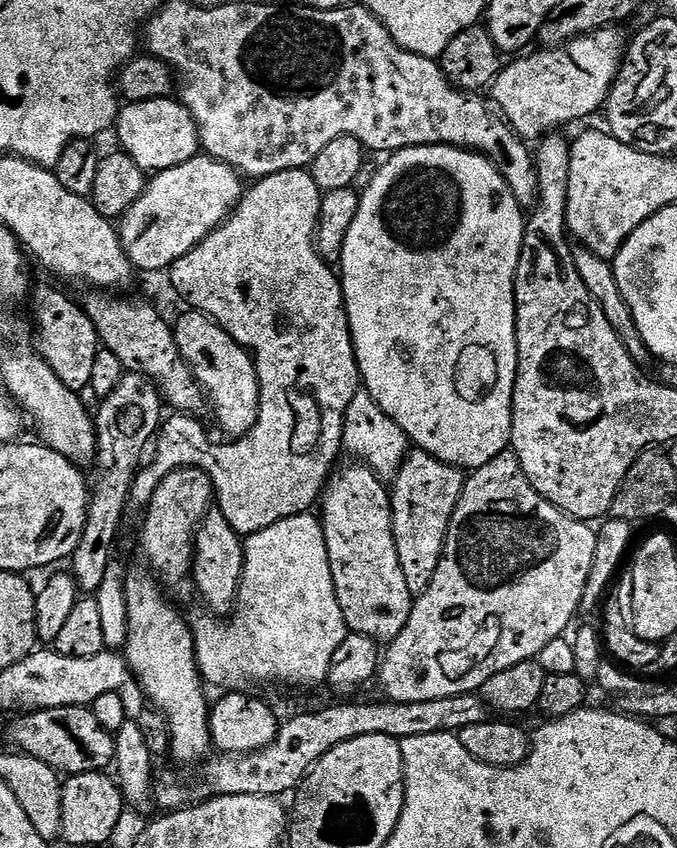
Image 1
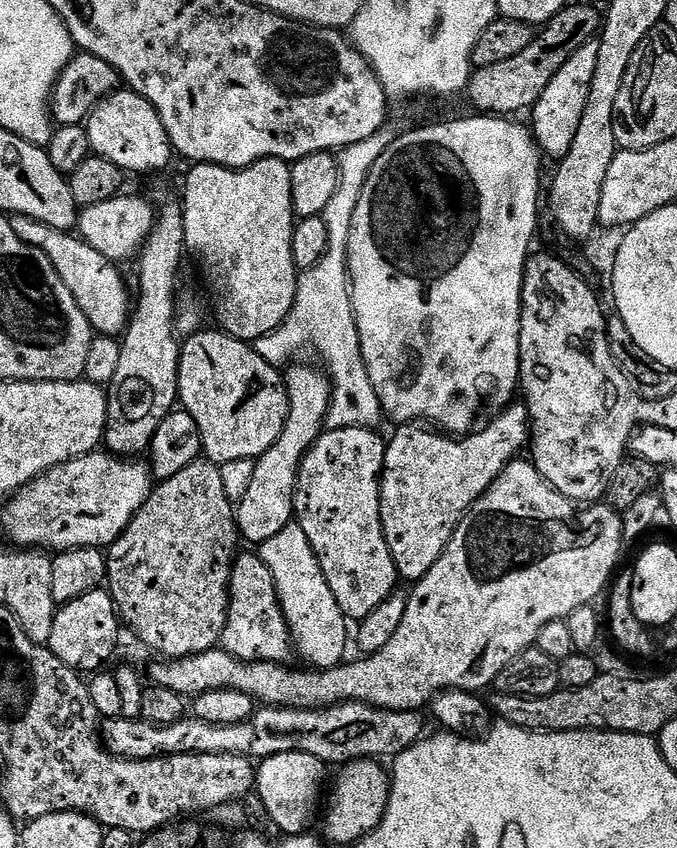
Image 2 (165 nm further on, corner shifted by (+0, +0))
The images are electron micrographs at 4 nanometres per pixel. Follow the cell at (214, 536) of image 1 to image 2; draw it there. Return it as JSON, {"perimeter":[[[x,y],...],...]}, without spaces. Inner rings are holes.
{"perimeter":[[[255,551],[244,552],[241,556],[239,553],[232,561],[232,573],[228,578],[228,617],[220,635],[220,644],[223,651],[237,656],[240,660],[287,661],[288,648],[290,652],[288,624],[284,621],[284,611],[280,609],[280,599],[276,593],[274,578]]]}

